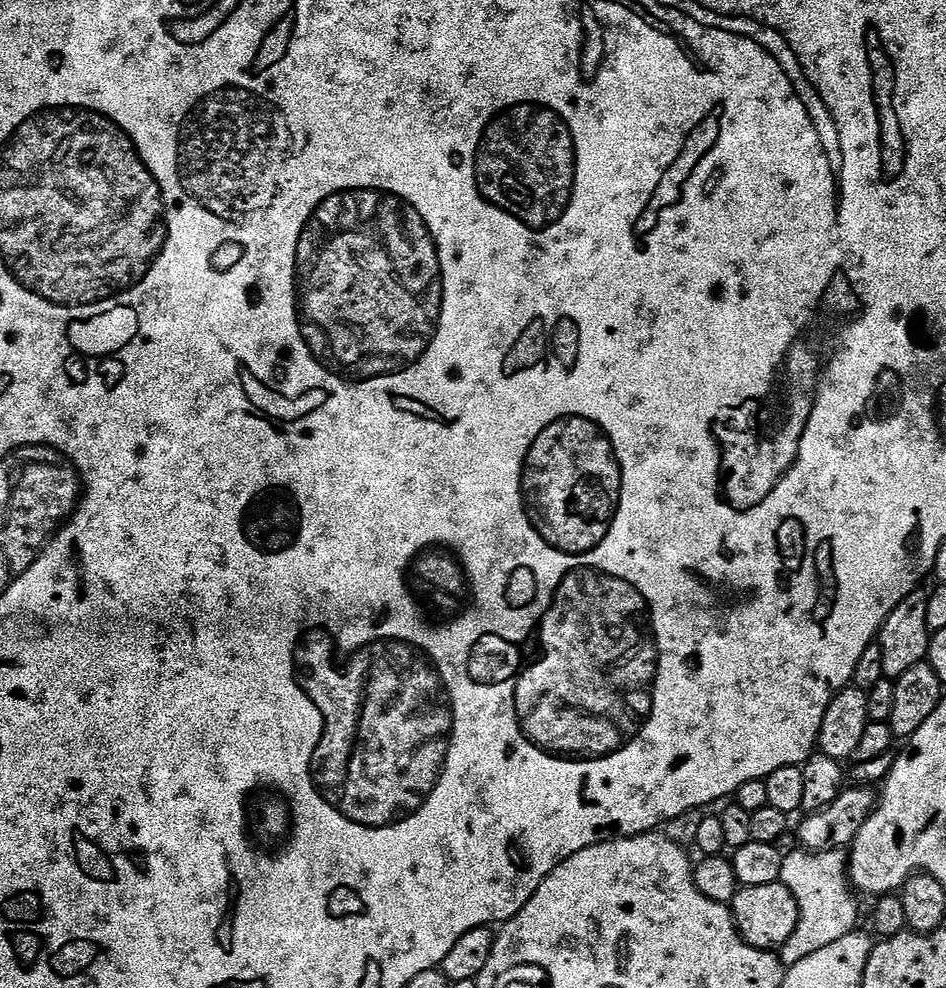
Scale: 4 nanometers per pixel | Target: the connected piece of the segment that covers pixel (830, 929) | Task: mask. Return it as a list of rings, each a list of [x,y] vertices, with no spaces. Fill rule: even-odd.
[[[795,850],[783,857],[779,883],[784,884],[794,894],[798,910],[794,934],[784,944],[783,955],[792,956],[792,964],[802,961],[810,954],[833,945],[838,939],[857,931],[860,920],[858,899],[848,875],[849,853],[844,850],[829,852],[806,852]]]

